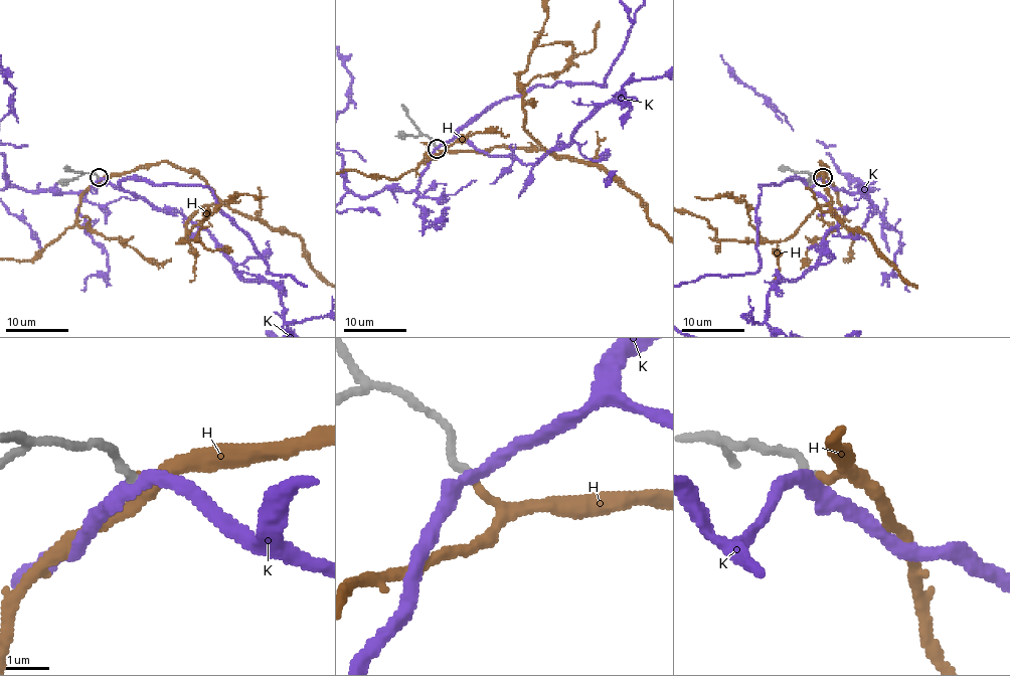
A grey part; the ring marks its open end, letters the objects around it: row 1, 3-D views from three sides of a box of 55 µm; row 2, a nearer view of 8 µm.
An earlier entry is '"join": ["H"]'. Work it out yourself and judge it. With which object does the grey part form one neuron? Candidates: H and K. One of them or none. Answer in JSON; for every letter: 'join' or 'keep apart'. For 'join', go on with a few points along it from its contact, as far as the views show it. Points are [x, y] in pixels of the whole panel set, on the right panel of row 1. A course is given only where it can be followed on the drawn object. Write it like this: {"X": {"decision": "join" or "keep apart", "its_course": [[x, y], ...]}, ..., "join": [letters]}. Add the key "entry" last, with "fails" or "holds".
{"H": {"decision": "join"}, "K": {"decision": "keep apart"}, "join": ["H"], "entry": "holds"}

